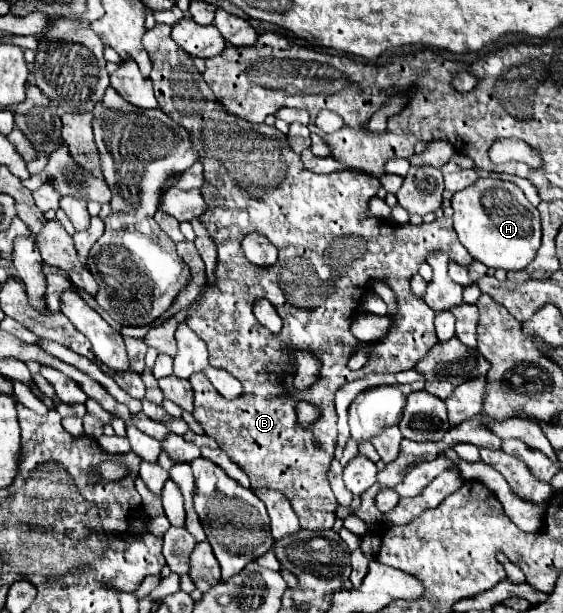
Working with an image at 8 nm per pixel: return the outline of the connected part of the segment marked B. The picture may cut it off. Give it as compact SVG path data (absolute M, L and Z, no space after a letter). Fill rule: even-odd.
M156 23L152 29L148 29L148 31L144 33L142 45L144 45L144 49L146 49L146 53L150 55L150 61L152 61L150 79L152 79L152 83L154 83L154 93L156 93L156 99L158 99L158 103L160 103L160 109L162 109L166 115L170 115L170 119L174 119L178 125L186 127L188 135L192 137L194 151L198 151L198 155L200 155L200 163L202 163L202 167L204 167L204 185L200 187L200 191L202 191L202 195L206 195L206 205L208 205L208 209L204 211L204 215L202 215L200 219L202 219L204 227L210 231L210 237L214 239L214 245L218 247L218 263L216 263L216 271L214 271L214 283L206 283L206 285L202 287L200 297L188 307L188 319L186 319L186 323L188 323L188 327L190 327L200 339L206 341L206 345L208 345L208 355L210 355L210 365L212 365L212 367L218 367L218 369L226 369L226 371L232 373L232 375L242 383L242 387L244 387L244 391L242 391L242 395L240 395L238 399L226 401L226 399L220 397L220 393L218 393L216 389L212 389L212 383L206 379L204 373L194 373L194 375L190 377L190 385L192 385L192 389L194 389L194 417L196 417L196 421L202 425L204 433L210 435L210 437L214 437L214 439L218 441L220 449L224 449L224 451L228 453L228 457L250 477L250 483L252 483L252 489L254 489L254 491L266 487L266 489L274 489L274 491L284 493L284 495L288 497L288 501L292 503L294 511L298 513L302 529L308 529L308 531L328 531L328 529L332 529L332 525L334 525L334 521L336 521L334 511L336 511L336 507L338 507L338 501L334 499L334 493L330 491L330 483L328 483L328 467L330 467L330 461L332 461L334 449L336 449L336 409L334 409L334 393L336 393L336 389L342 387L342 385L348 383L348 381L366 377L368 373L398 373L398 371L412 369L412 367L438 343L438 337L436 337L436 331L434 331L434 311L432 311L422 299L416 299L416 297L410 293L410 287L408 287L410 277L412 277L414 273L418 273L418 267L426 261L426 257L428 257L430 253L436 253L436 251L444 251L444 253L450 257L450 261L454 261L454 263L458 263L458 265L462 265L462 267L468 267L474 259L472 259L472 255L462 247L462 243L458 243L458 237L456 237L456 231L454 231L454 227L452 227L452 219L450 219L450 217L442 217L442 219L436 219L436 221L432 221L432 223L422 223L422 225L408 225L408 227L398 227L397 224L392 224L388 227L388 225L382 223L380 219L368 217L368 215L366 215L368 201L370 201L370 197L376 195L376 191L380 189L380 181L378 181L376 177L372 177L372 175L368 175L368 173L346 171L346 169L344 169L344 171L336 171L336 173L328 173L328 175L310 173L310 171L302 165L300 155L296 155L296 153L290 149L286 135L284 135L284 133L278 133L276 127L270 127L270 125L266 125L266 123L262 123L262 125L248 123L248 121L244 121L244 119L240 119L240 117L234 117L234 115L230 115L230 119L224 121L224 109L222 109L222 107L218 107L218 111L214 111L214 119L206 119L206 115L204 115L204 119L198 121L198 107L192 107L192 111L182 111L182 115L178 115L178 103L174 103L174 95L178 95L178 91L182 91L182 59L192 59L192 57L172 41L170 29L172 29L170 25ZM258 147L274 147L274 151L278 151L278 155L282 155L282 163L286 163L286 175L282 175L282 179L278 179L278 183L274 183L274 187L250 187L250 183L242 183L242 179L238 179L238 175L250 175L250 171L254 171L254 167L258 167ZM250 231L262 233L264 237L268 237L268 239L280 249L280 259L272 265L272 269L268 269L268 267L262 267L262 269L260 269L260 267L252 265L252 263L246 259L240 241L242 241L244 235L250 233ZM372 281L382 281L382 283L388 283L388 285L390 285L390 289L396 293L398 313L390 317L390 319L392 319L392 327L390 327L390 331L386 333L386 337L382 337L382 339L378 339L378 341L374 341L374 343L358 343L358 339L354 339L354 335L352 335L352 331L350 331L350 317L352 317L354 311L360 307L364 295L368 293L368 291L366 291L366 285L370 285ZM258 299L268 299L268 301L276 307L278 315L282 317L284 327L282 327L282 331L280 331L278 335L272 335L268 329L264 329L264 327L254 319L254 315L252 315L252 305L254 305L254 301L258 301ZM362 347L368 347L368 351L370 351L368 363L364 365L364 369L360 369L360 371L350 371L350 369L346 369L348 357L350 357L352 353L356 353L358 349L362 349ZM294 351L312 353L312 355L320 361L320 377L318 377L318 381L316 381L314 385L310 385L308 389L296 389L296 387L292 387L292 383L290 383L290 381L294 379L294 369L292 369L292 353L294 353ZM298 401L316 403L316 405L322 409L322 417L320 417L314 425L302 427L302 425L296 421L296 411L294 411L294 407L296 407Z

